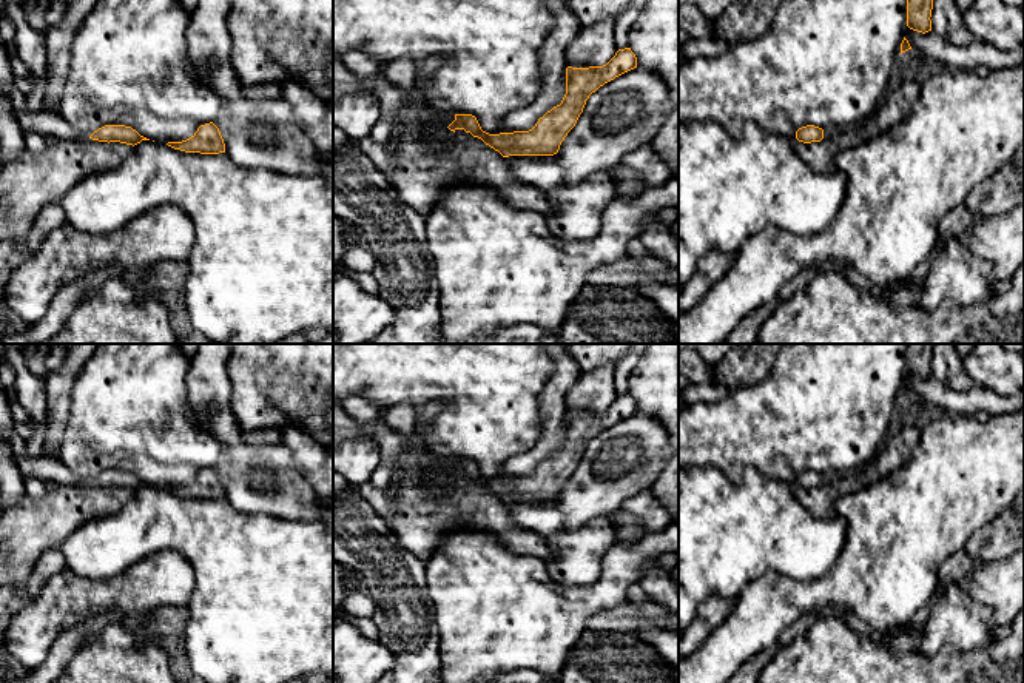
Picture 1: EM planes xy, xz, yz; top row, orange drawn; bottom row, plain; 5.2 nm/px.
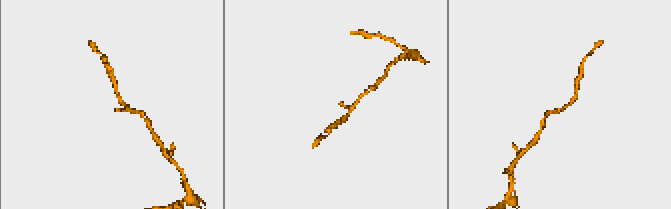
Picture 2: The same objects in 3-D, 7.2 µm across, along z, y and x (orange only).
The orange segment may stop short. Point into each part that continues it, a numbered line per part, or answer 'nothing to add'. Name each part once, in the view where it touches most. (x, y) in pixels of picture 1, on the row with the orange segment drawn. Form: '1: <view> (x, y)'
nothing to add

